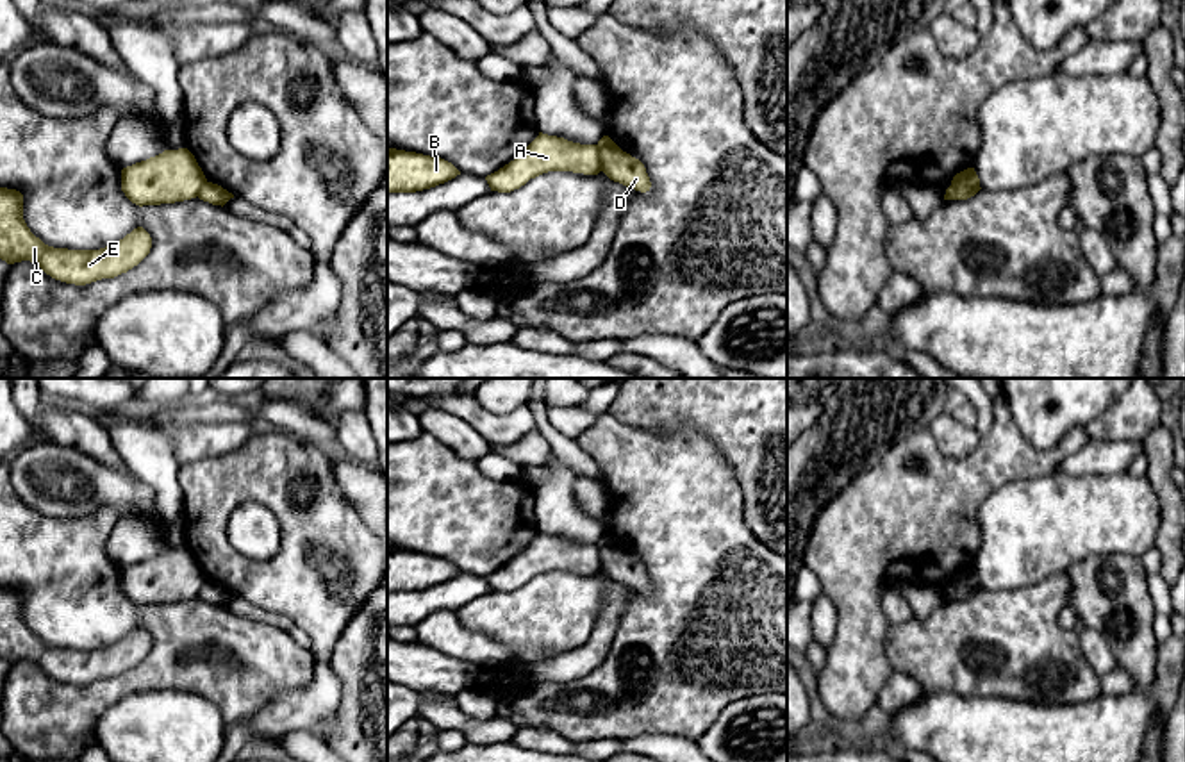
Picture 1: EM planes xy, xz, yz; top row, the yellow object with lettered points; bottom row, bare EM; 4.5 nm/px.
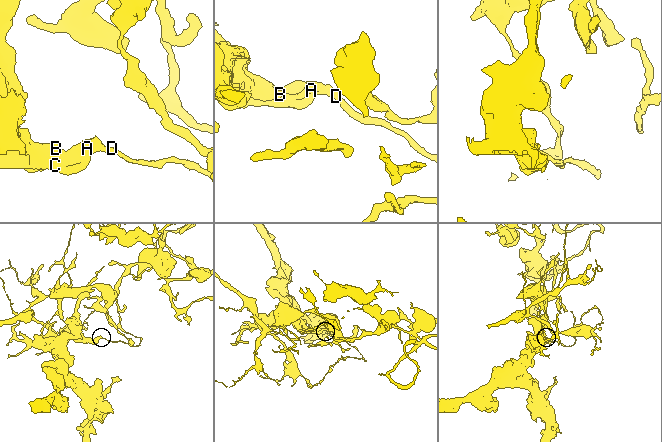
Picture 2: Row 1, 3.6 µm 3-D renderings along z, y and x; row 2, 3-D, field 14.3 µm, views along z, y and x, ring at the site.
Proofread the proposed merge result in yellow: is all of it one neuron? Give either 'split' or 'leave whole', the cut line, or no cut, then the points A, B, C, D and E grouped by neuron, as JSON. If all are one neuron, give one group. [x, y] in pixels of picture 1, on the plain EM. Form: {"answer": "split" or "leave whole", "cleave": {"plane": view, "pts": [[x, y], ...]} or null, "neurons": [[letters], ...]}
{"answer": "split", "cleave": {"plane": "yz", "pts": [[952, 582], [962, 588], [978, 588]]}, "neurons": [["A", "B", "C", "E"], ["D"]]}

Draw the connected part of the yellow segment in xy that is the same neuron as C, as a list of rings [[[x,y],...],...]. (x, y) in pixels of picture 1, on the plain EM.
[[[0,587],[0,658],[7,664],[30,660],[55,680],[86,685],[127,673],[150,653],[150,648],[152,637],[143,626],[100,650],[48,646],[23,619],[23,594]]]

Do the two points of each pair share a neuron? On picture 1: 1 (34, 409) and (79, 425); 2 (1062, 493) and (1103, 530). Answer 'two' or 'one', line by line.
1: one
2: one

